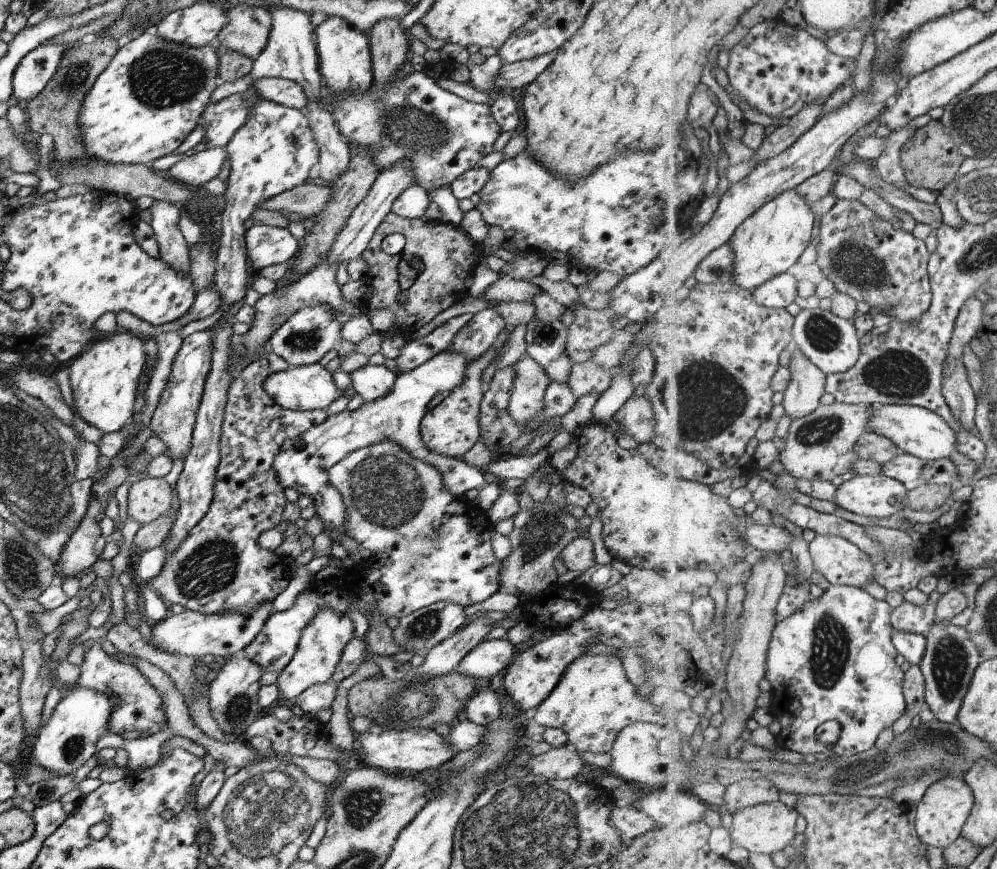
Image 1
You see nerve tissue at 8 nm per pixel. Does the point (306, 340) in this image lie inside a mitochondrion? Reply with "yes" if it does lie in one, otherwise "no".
yes

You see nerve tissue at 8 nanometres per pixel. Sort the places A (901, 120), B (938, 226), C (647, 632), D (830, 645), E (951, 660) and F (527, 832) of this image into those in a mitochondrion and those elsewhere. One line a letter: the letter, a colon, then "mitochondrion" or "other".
A: other
B: other
C: mitochondrion
D: mitochondrion
E: mitochondrion
F: mitochondrion

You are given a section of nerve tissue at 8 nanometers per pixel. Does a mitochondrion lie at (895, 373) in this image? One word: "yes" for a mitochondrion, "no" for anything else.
yes

